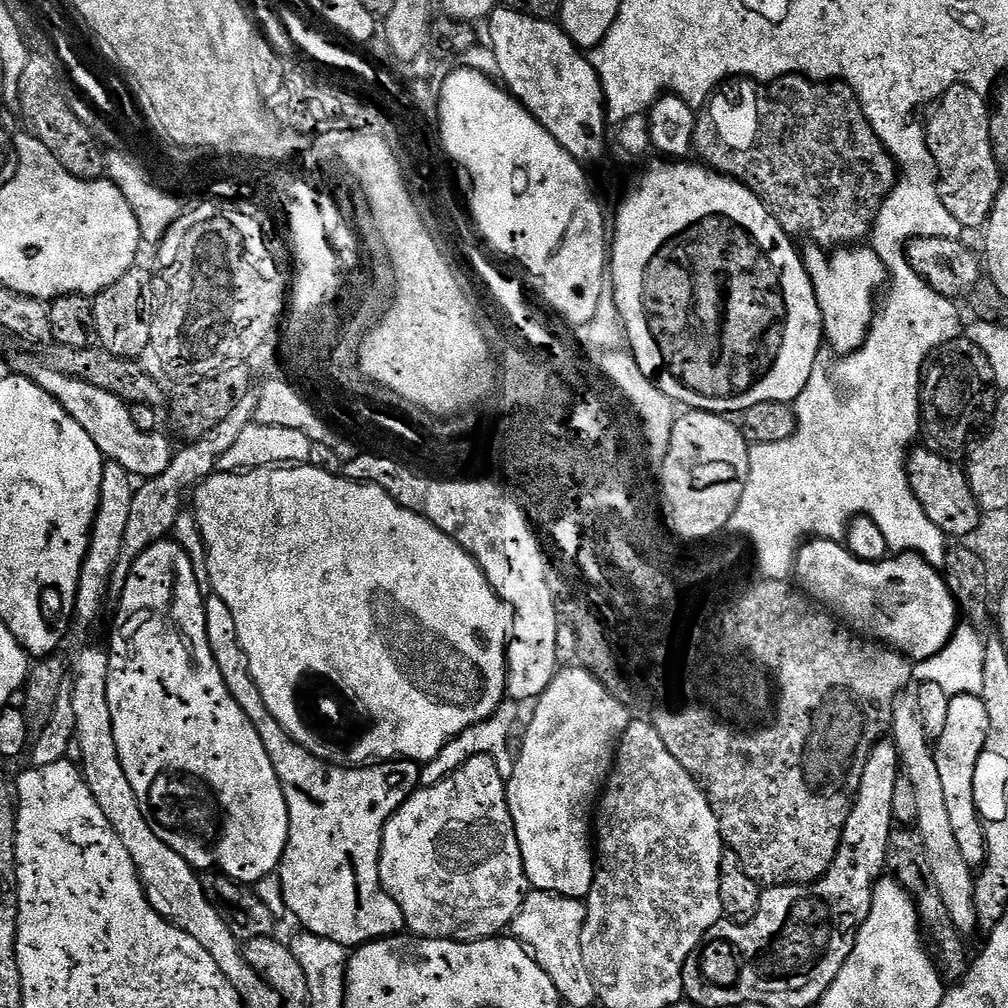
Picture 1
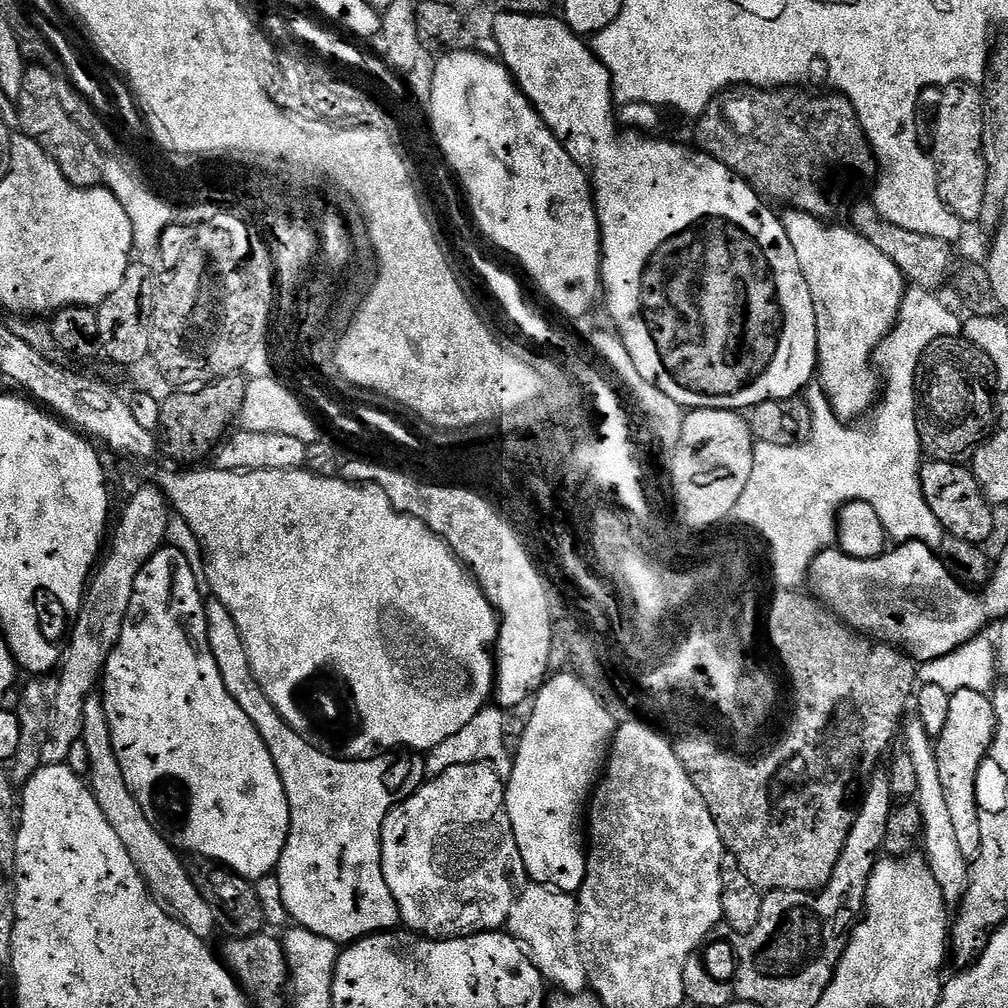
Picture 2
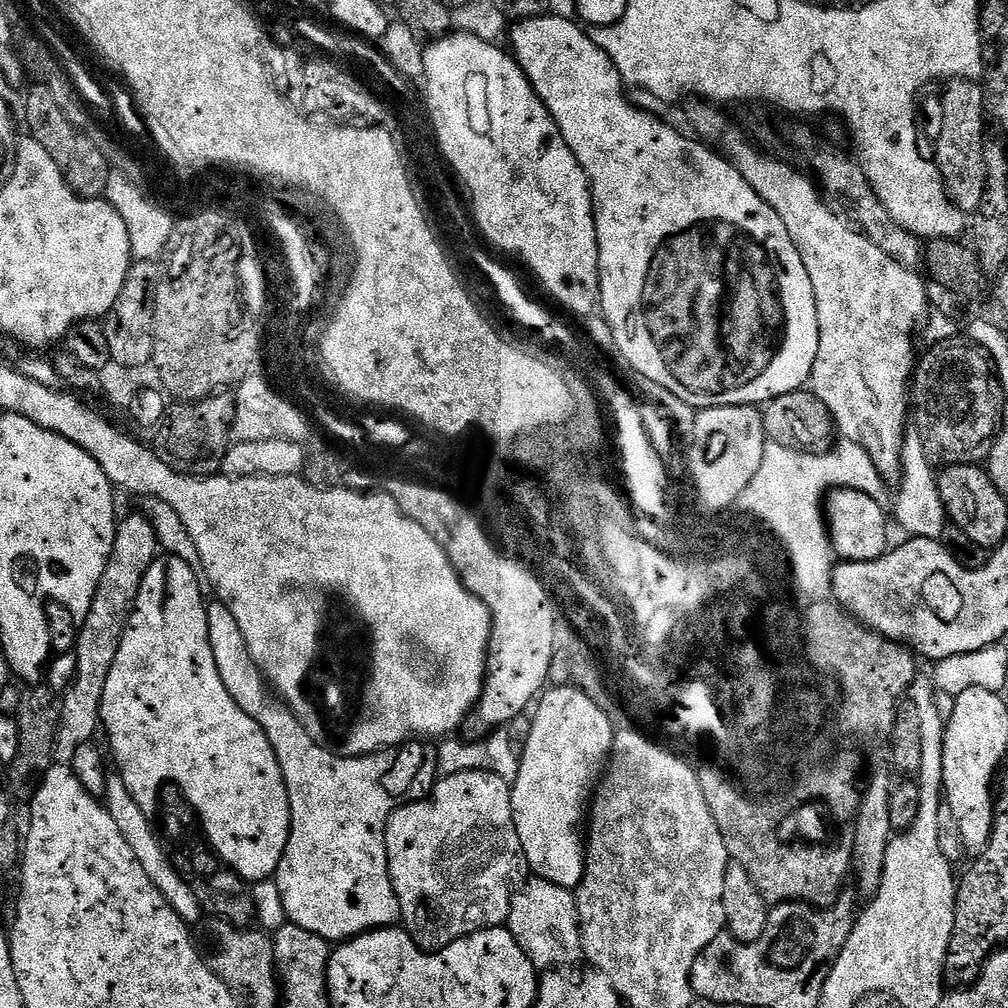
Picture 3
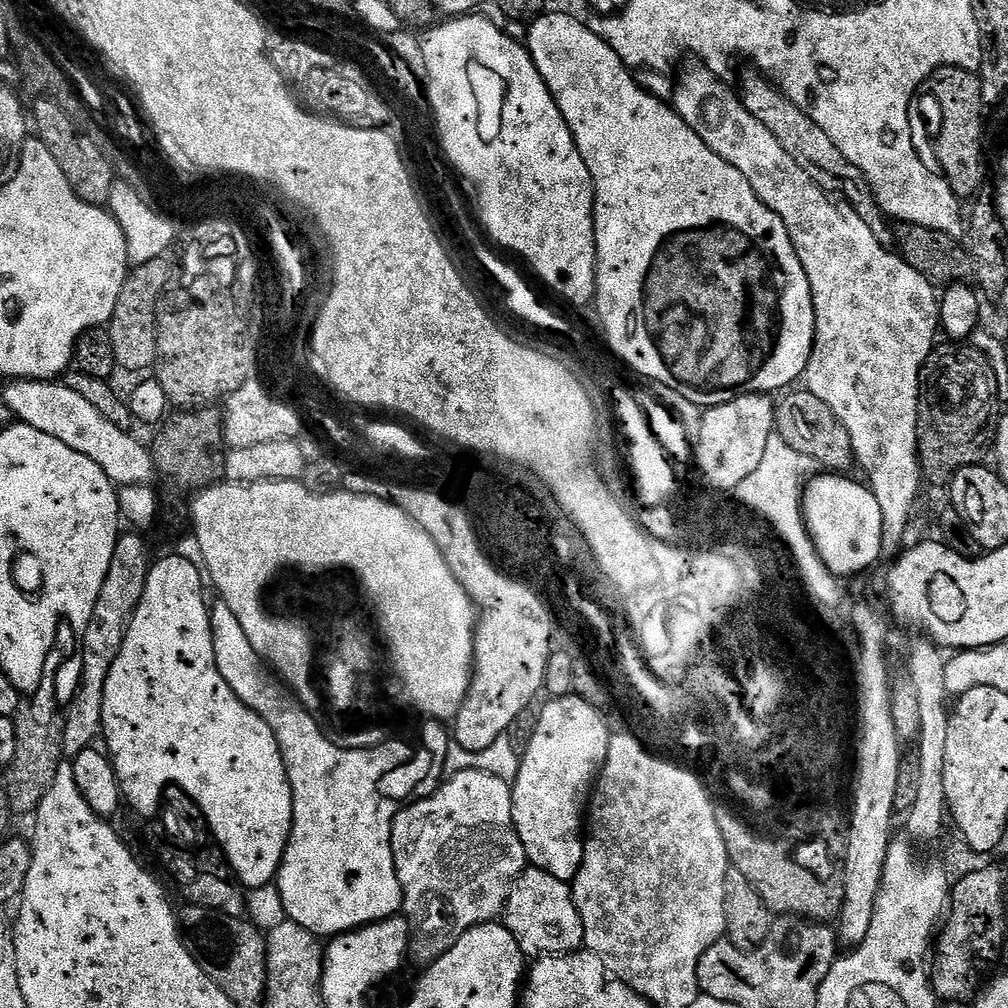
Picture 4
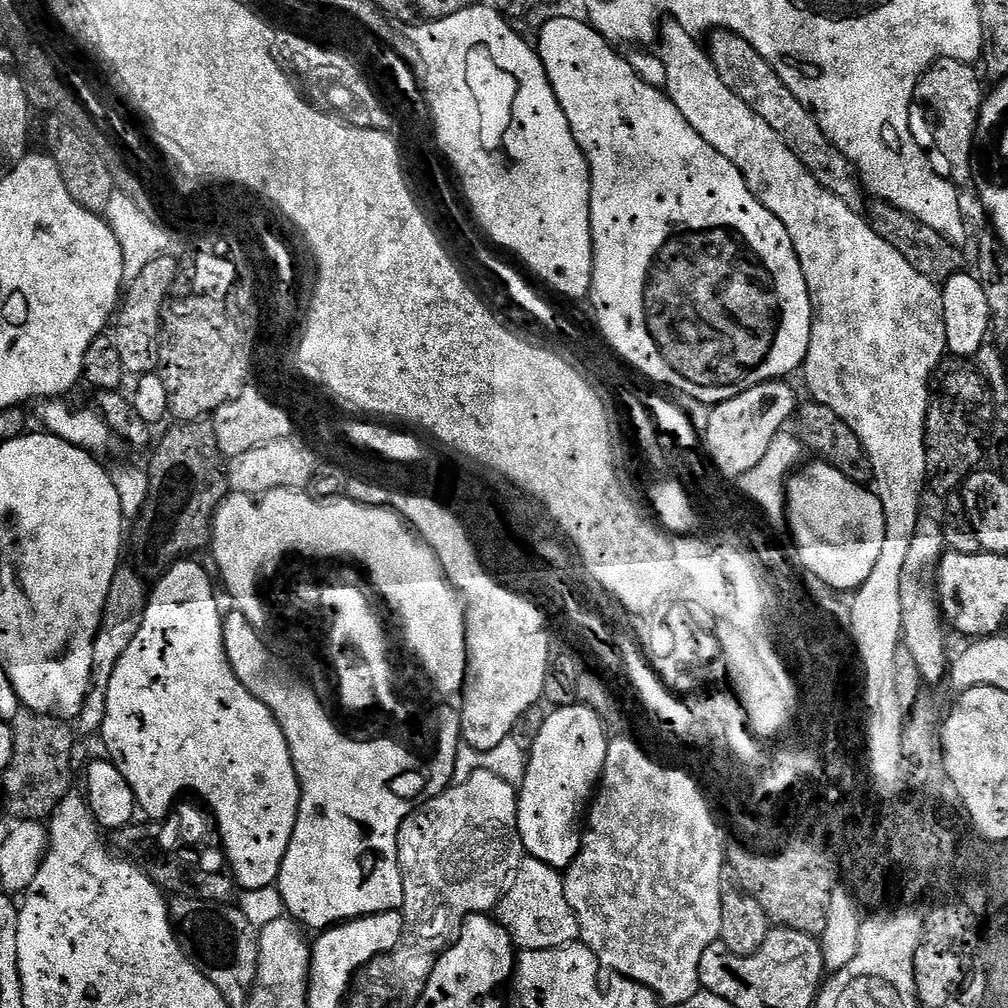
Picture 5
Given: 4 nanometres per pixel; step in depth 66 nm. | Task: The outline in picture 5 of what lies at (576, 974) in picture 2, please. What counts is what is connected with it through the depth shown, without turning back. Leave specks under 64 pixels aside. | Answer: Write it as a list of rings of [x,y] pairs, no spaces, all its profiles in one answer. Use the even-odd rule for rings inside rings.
[[[526,858],[518,866],[503,898],[496,903],[494,916],[520,950],[561,948],[577,943],[580,934],[574,910],[570,910],[570,902],[566,902],[563,875],[541,860]]]

